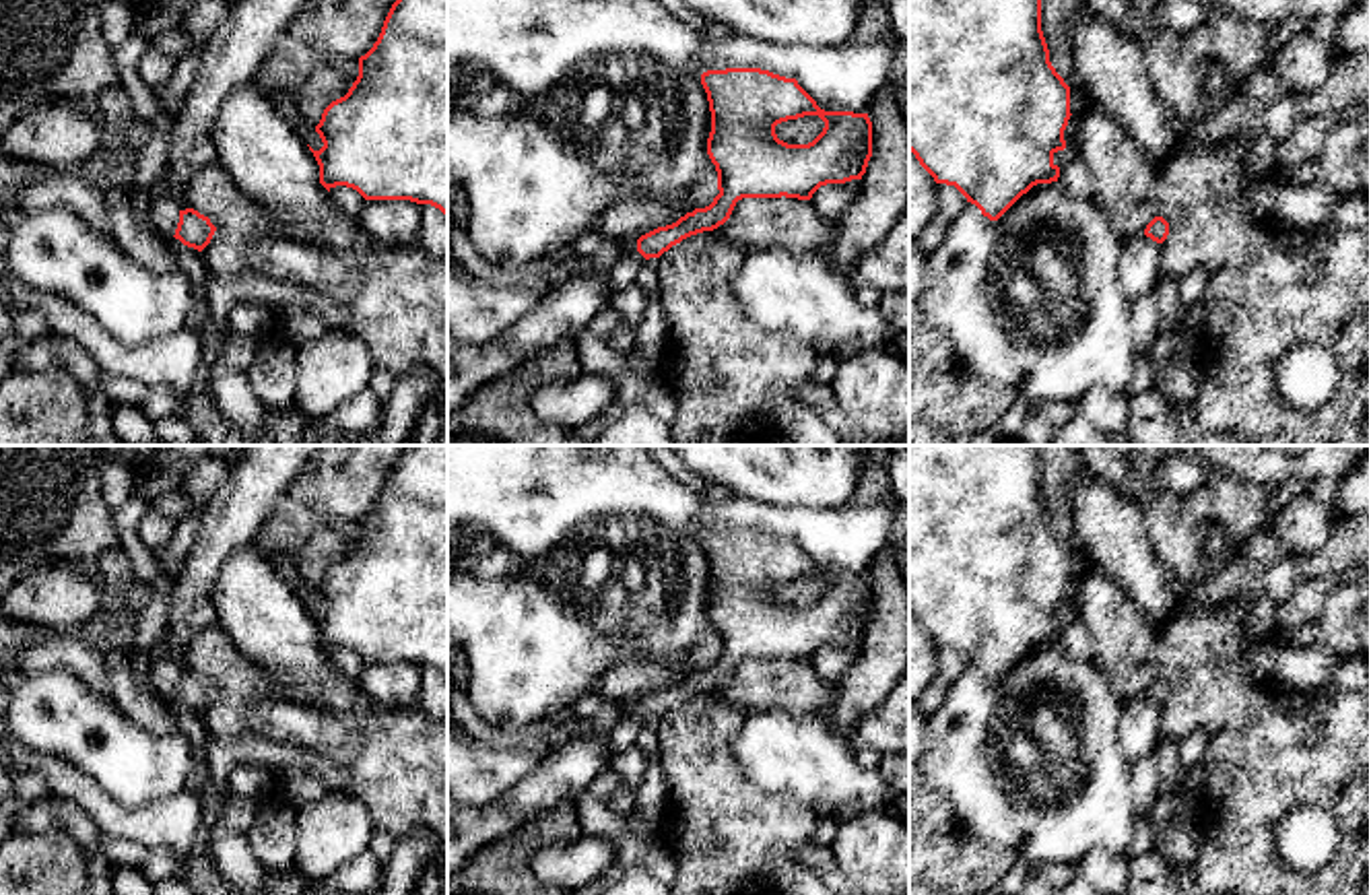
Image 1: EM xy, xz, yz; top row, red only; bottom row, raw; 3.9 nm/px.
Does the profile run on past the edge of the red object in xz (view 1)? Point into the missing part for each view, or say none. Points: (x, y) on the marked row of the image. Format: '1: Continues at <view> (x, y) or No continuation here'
1: No continuation here

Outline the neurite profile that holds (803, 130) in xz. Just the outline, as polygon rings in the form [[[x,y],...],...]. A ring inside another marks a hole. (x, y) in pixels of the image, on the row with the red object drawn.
[[[804,115],[777,124],[775,134],[788,144],[808,144],[823,132],[823,128],[825,122],[819,115]]]

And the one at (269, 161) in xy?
[[[256,87],[235,89],[221,103],[208,136],[216,161],[247,198],[301,223],[326,223],[342,214],[320,184],[320,165],[307,140]]]

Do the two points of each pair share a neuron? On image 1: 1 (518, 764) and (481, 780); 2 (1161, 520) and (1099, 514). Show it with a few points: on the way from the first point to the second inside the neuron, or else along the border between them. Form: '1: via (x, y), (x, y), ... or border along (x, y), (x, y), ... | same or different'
1: via (510, 764), (489, 772) | same
2: border along (1143, 502), (1151, 547), (1161, 564) | different

